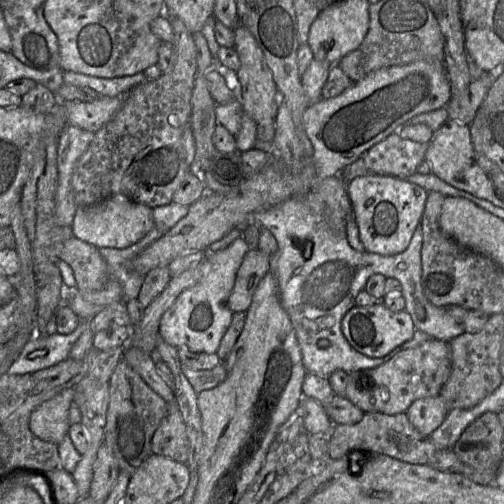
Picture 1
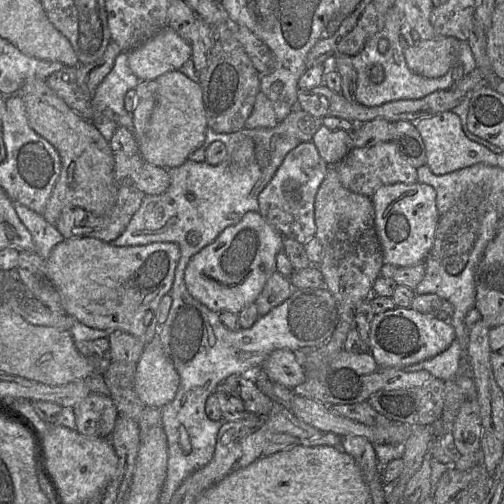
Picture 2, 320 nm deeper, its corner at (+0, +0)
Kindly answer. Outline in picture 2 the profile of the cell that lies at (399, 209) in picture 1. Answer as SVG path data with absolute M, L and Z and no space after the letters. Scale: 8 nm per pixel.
M419 181L394 183L377 189L371 199L375 210L375 228L385 263L404 267L424 262L433 247L440 218L435 188Z

